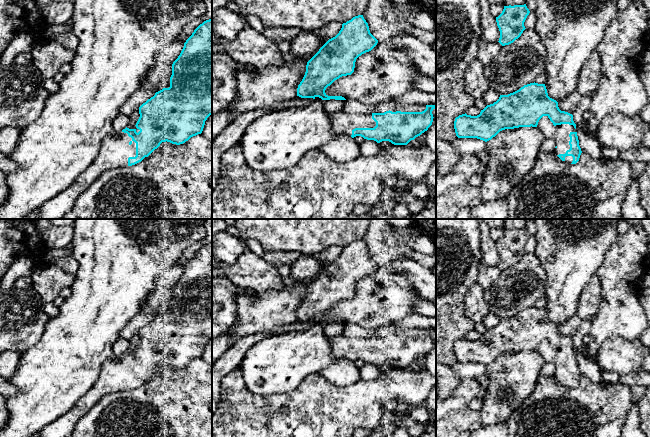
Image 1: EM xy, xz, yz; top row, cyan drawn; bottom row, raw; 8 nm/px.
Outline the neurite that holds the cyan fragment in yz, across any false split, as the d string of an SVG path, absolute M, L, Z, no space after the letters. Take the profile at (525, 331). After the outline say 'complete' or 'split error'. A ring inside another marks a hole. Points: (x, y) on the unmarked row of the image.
M530 307L508 319L500 319L493 328L487 329L480 338L471 340L462 338L455 342L454 353L458 362L477 362L485 366L491 364L500 355L519 351L537 351L539 344L547 340L554 349L554 377L566 387L576 388L582 377L579 370L576 348L573 339L561 335L558 326L548 320L545 308Z | split error

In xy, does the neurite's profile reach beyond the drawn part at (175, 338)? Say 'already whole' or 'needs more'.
needs more

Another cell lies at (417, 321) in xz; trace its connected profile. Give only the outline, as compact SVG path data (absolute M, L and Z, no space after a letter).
M418 313L411 314L403 320L388 323L395 327L403 327L406 329L436 329L436 317L423 316Z

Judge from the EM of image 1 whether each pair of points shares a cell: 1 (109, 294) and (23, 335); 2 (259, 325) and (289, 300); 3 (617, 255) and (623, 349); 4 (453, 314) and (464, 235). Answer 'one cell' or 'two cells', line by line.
1: two cells
2: one cell
3: two cells
4: one cell

